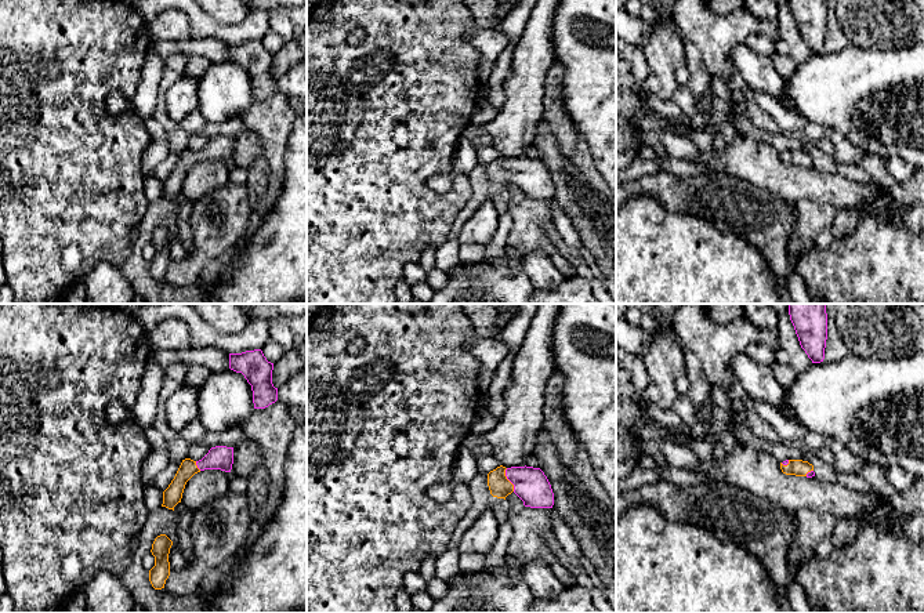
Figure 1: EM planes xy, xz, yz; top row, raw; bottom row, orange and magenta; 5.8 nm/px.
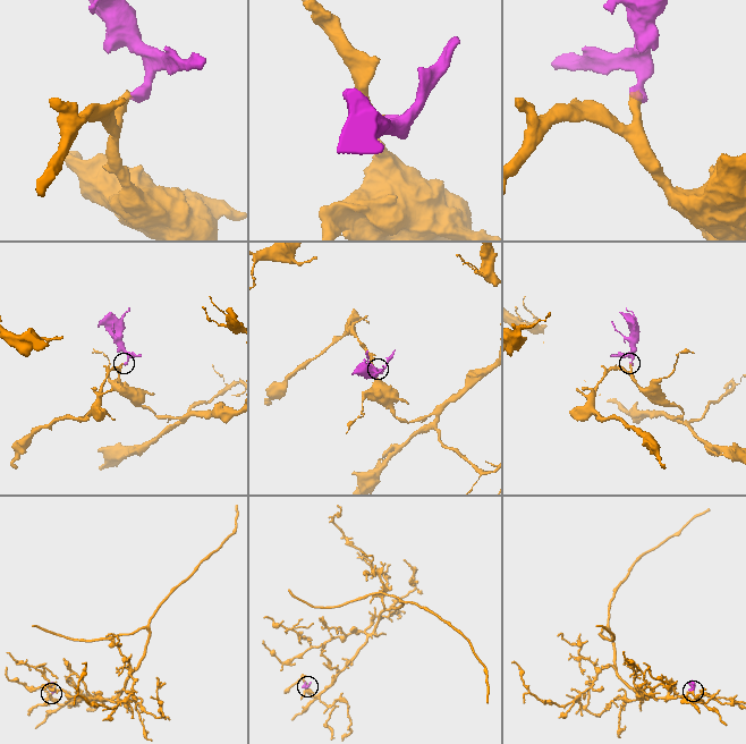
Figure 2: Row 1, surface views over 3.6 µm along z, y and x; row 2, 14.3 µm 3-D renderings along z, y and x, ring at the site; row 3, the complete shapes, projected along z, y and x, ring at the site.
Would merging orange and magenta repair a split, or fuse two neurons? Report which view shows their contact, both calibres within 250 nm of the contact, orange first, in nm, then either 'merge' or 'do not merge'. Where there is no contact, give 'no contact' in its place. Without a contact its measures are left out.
xz | 120/200 nm | merge

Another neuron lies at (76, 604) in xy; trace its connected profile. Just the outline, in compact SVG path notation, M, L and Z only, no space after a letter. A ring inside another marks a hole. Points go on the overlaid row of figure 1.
M81 590L77 594L70 596L62 613L86 613L84 607L86 607L86 599Z

